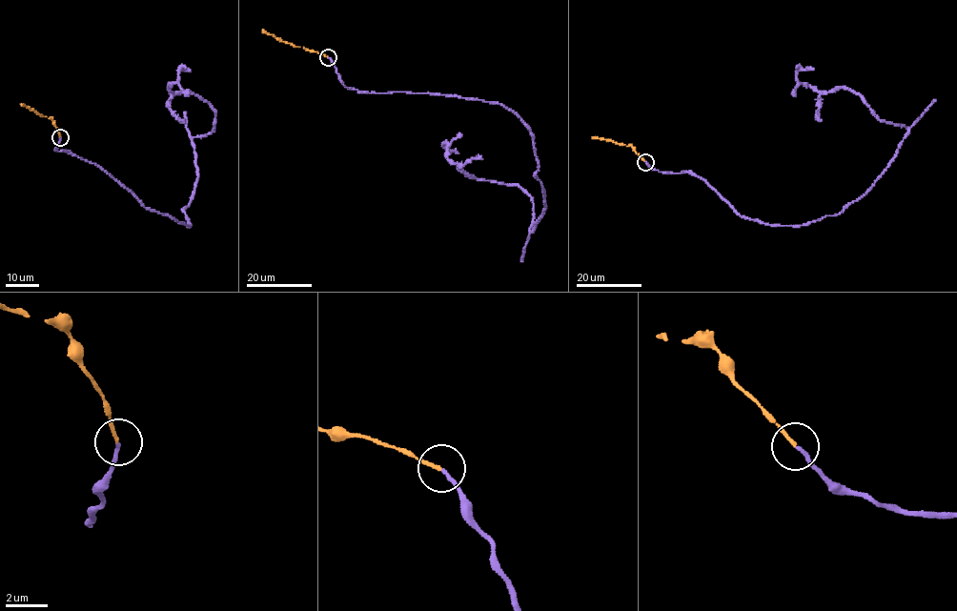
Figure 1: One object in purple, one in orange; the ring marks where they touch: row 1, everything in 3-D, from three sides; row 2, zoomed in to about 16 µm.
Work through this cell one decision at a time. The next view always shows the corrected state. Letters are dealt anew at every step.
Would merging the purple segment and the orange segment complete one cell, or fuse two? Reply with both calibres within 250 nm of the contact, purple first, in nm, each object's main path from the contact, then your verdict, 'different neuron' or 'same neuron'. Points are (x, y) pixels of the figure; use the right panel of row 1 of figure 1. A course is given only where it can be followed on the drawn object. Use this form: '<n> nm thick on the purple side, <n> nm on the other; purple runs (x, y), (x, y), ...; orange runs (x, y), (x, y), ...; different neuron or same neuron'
180 nm thick on the purple side, 150 nm on the other; purple runs (644, 162), (694, 173), (767, 224), (839, 213), (907, 132), (849, 90), (798, 83), (813, 68); orange runs (644, 162), (631, 146), (591, 137); same neuron

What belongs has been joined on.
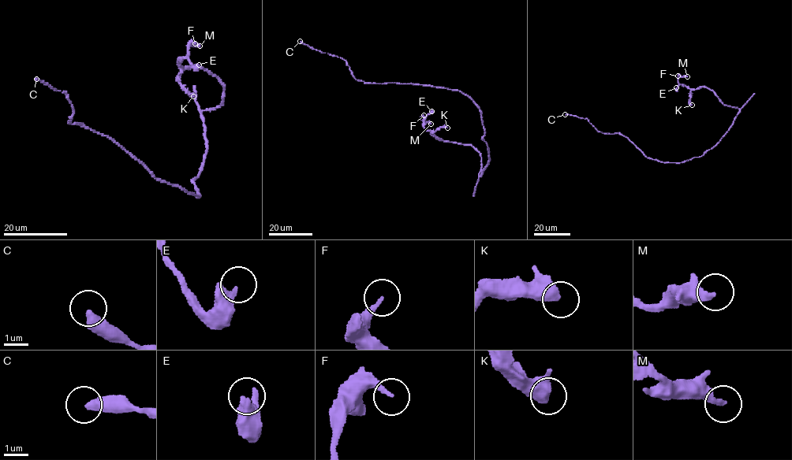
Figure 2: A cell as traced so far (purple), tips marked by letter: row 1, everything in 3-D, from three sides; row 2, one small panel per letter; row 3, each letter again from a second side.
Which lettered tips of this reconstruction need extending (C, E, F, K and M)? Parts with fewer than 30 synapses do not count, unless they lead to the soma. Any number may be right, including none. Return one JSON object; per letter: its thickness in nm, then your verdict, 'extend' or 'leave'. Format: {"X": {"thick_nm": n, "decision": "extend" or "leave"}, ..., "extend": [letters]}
{"C": {"thick_nm": 440, "decision": "leave"}, "E": {"thick_nm": 480, "decision": "leave"}, "F": {"thick_nm": 240, "decision": "leave"}, "K": {"thick_nm": 400, "decision": "leave"}, "M": {"thick_nm": 320, "decision": "leave"}, "extend": []}

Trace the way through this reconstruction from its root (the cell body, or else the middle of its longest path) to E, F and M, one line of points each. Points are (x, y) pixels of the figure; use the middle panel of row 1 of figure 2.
E: (481, 116), (489, 159), (479, 176), (481, 154), (473, 147), (438, 139), (424, 127), (424, 120), (431, 111)
F: (481, 116), (489, 159), (479, 176), (480, 153), (469, 145), (437, 139), (424, 127), (424, 115)
M: (481, 116), (489, 159), (479, 176), (480, 153), (469, 145), (437, 139), (421, 117), (431, 124)

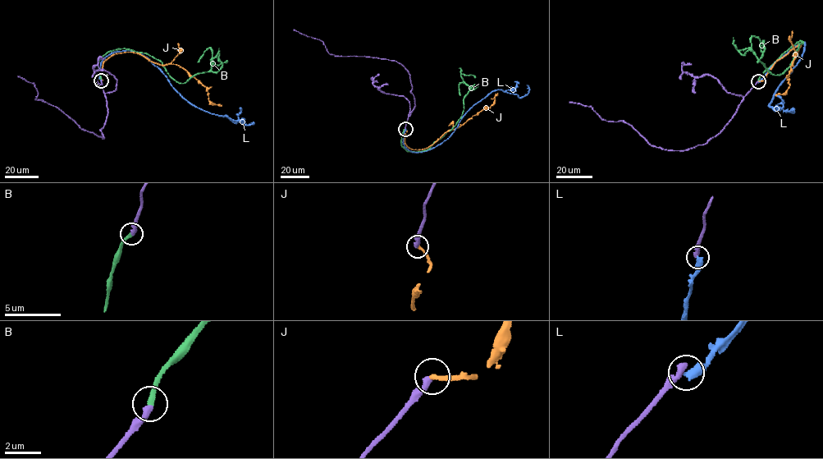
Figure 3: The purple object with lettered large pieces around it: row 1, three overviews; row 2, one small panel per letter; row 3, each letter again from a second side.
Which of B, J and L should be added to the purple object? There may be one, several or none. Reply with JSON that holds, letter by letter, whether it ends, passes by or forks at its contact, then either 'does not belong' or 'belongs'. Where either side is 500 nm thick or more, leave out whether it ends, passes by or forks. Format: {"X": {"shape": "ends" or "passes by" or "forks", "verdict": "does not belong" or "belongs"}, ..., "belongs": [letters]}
{"B": {"shape": "ends", "verdict": "belongs"}, "J": {"shape": "ends", "verdict": "does not belong"}, "L": {"shape": "ends", "verdict": "does not belong"}, "belongs": ["B"]}

